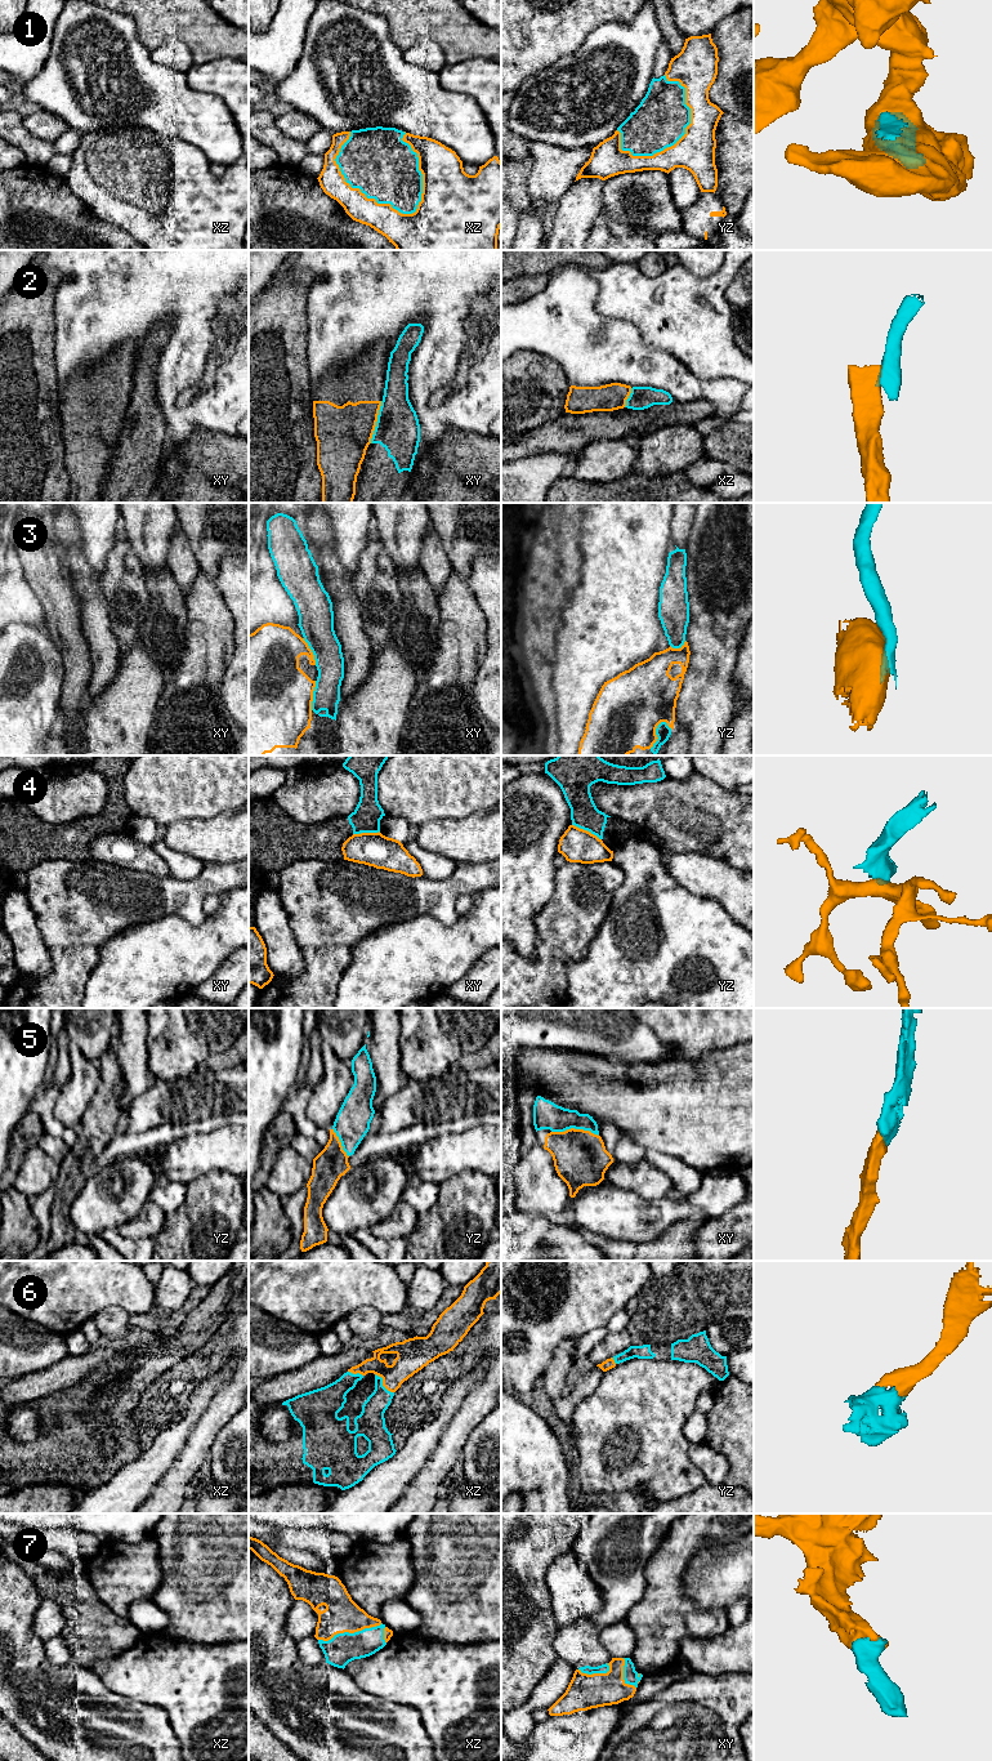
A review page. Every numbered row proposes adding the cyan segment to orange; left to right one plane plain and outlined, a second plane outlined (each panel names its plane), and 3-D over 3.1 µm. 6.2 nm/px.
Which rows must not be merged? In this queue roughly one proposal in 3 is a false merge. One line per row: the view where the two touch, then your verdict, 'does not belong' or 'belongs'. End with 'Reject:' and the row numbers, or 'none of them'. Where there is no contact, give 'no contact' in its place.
1: contact in xz; belongs
2: contact in xy; does not belong
3: contact in yz; does not belong
4: contact in yz; does not belong
5: contact in xy; belongs
6: contact in xz; belongs
7: contact in xz; belongs
Reject: 2, 3, 4

